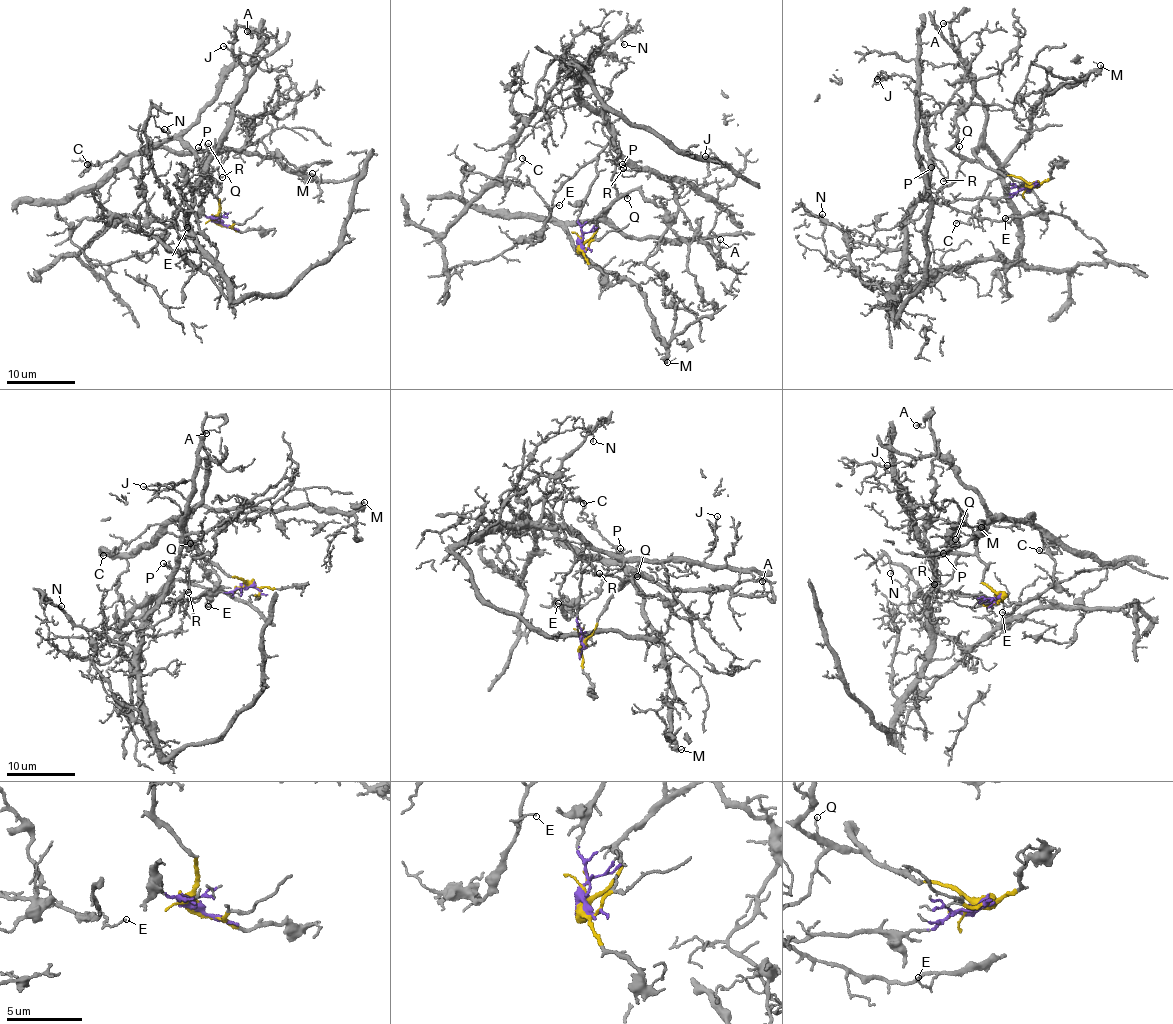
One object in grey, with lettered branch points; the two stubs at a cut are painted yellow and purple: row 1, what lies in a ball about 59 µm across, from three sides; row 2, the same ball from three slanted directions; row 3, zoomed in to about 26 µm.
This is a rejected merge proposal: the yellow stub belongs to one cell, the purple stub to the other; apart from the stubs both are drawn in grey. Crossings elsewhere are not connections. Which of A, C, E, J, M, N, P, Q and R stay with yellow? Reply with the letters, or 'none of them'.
A, C, M, Q

